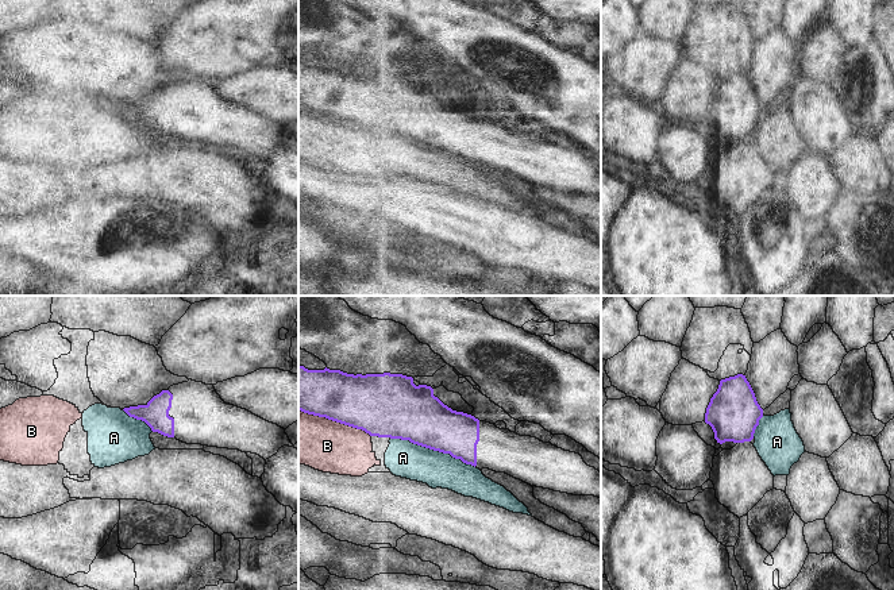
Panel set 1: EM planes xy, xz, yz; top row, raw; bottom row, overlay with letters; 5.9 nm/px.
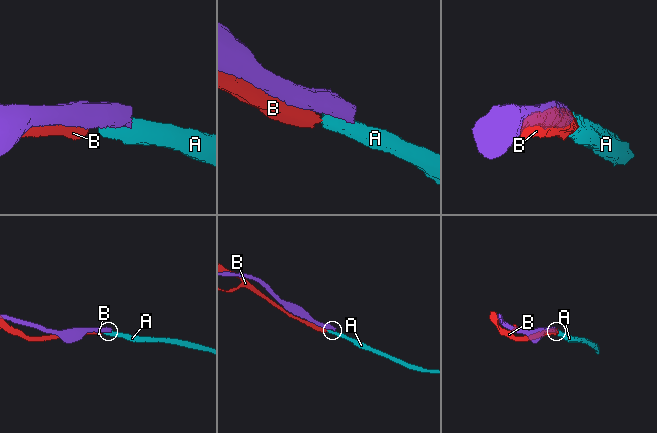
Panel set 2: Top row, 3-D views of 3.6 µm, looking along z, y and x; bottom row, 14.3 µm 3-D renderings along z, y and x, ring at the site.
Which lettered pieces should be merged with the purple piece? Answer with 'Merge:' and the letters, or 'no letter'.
Merge: no letter.

